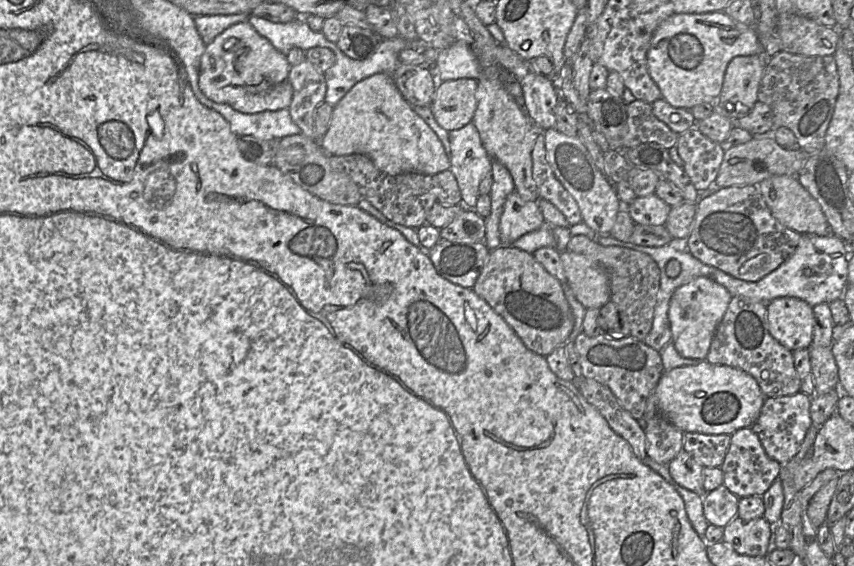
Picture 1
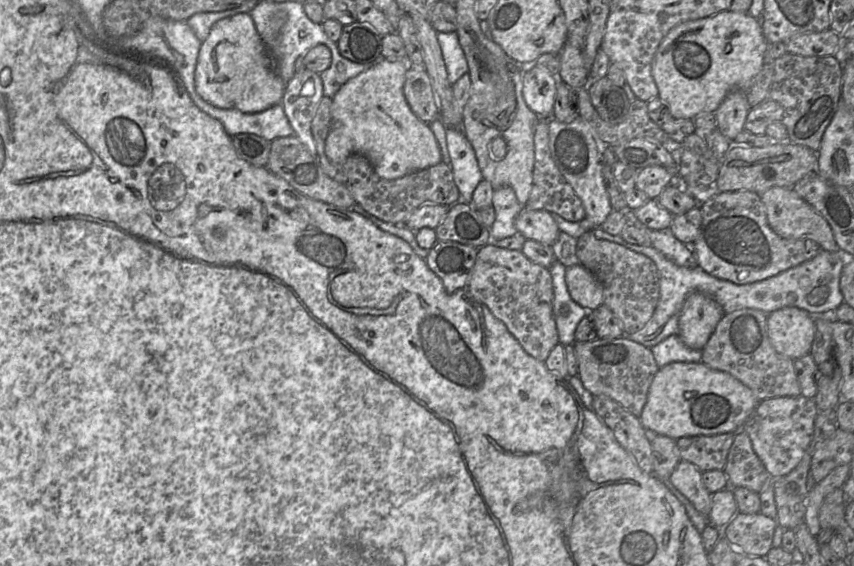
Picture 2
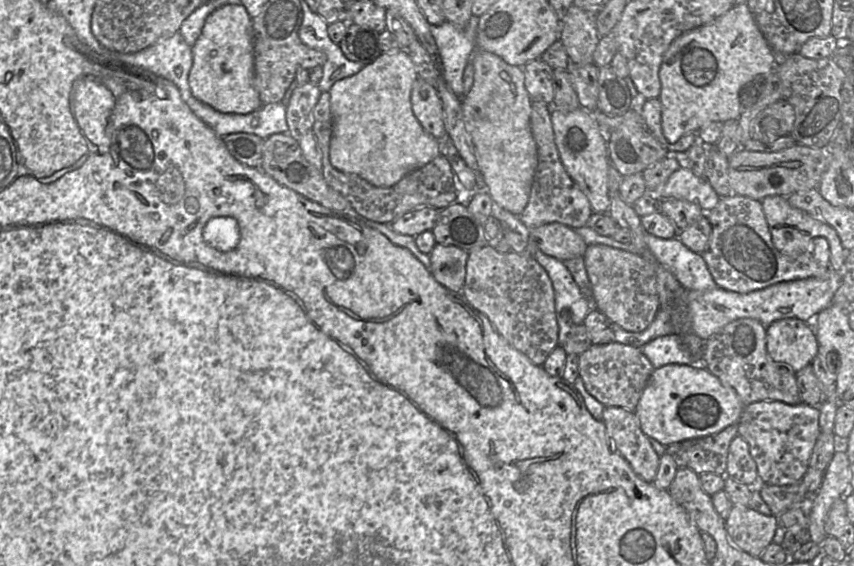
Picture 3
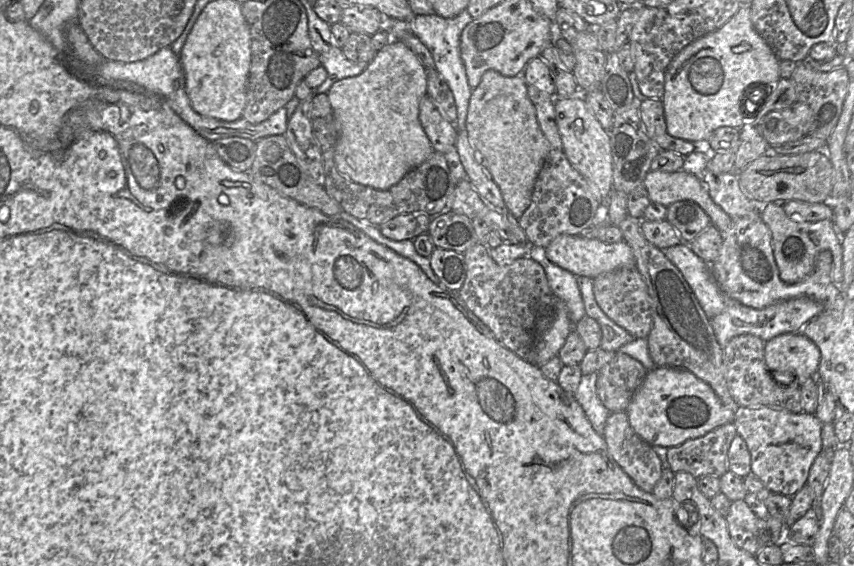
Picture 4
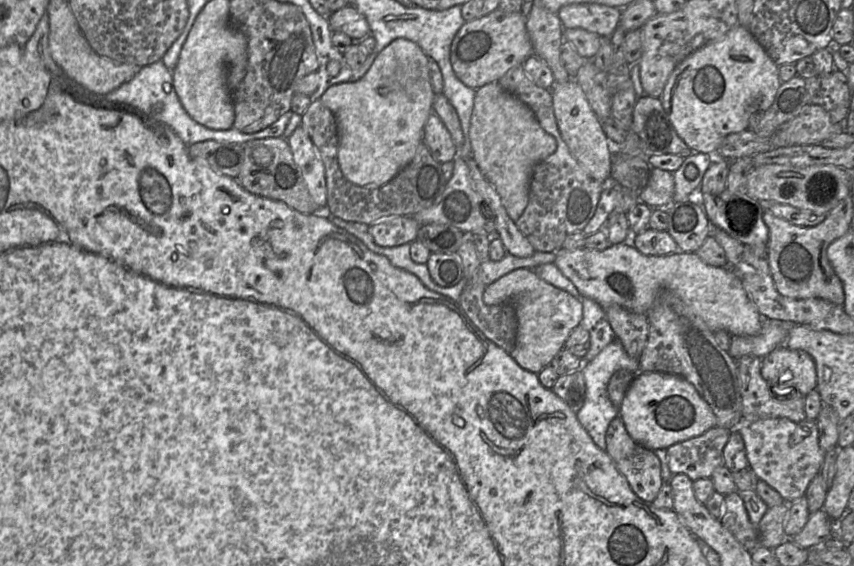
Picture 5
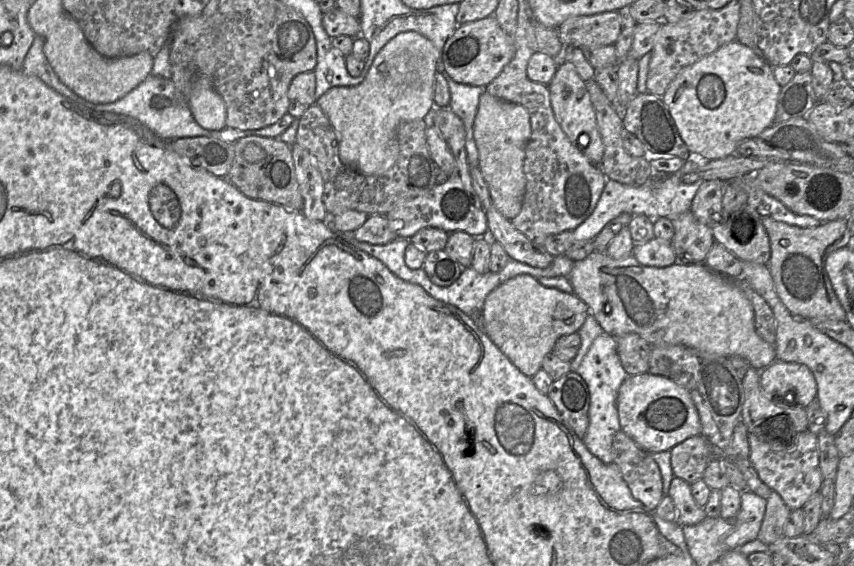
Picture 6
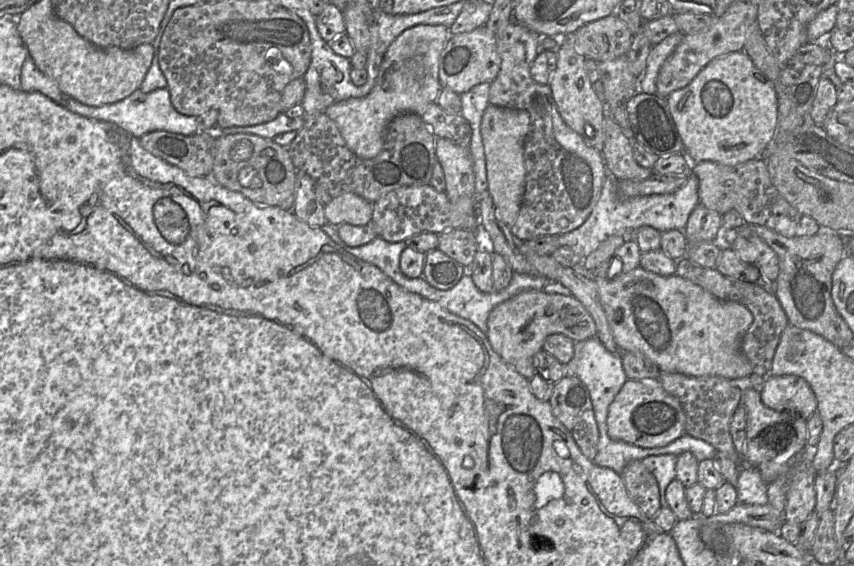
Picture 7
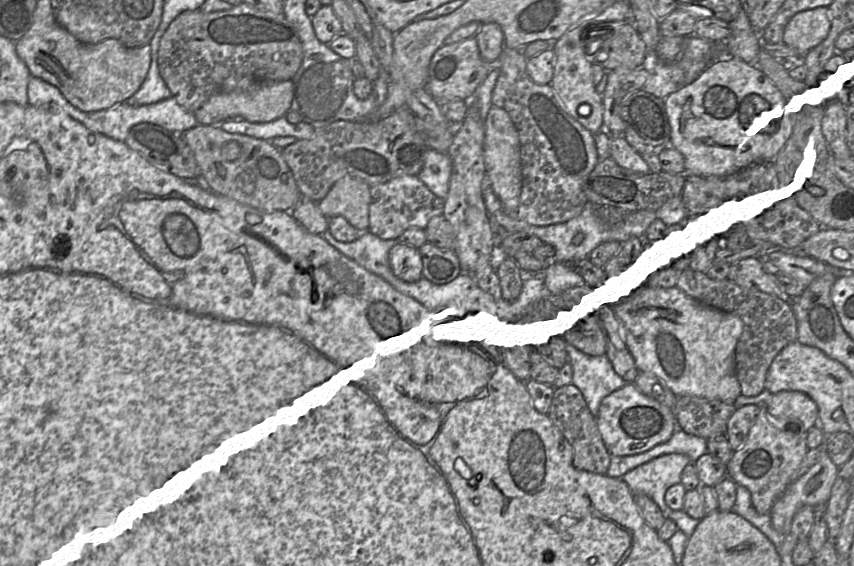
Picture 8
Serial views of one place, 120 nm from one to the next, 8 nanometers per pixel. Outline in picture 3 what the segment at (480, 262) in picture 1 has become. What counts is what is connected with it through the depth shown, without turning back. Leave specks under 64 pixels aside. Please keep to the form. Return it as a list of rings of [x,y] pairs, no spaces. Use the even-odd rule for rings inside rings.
[[[436,244],[429,254],[431,273],[449,290],[462,292],[469,252],[451,245]]]

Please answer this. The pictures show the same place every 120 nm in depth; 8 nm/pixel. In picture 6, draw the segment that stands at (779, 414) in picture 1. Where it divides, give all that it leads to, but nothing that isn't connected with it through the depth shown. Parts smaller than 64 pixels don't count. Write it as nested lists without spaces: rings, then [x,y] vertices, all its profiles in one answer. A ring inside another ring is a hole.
[[[805,430],[798,433],[793,441],[787,443],[768,443],[760,440],[756,435],[748,433],[749,460],[758,474],[760,480],[782,498],[790,509],[802,508],[806,501],[816,492],[820,491],[823,476],[819,467],[818,439],[817,435]]]

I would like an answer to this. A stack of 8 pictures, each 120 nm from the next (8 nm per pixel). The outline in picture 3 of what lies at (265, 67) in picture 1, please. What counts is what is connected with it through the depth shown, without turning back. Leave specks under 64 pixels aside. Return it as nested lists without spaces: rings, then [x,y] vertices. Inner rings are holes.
[[[241,3],[226,4],[214,10],[191,48],[193,64],[188,81],[195,98],[222,113],[247,114],[262,106],[254,86],[252,18]]]

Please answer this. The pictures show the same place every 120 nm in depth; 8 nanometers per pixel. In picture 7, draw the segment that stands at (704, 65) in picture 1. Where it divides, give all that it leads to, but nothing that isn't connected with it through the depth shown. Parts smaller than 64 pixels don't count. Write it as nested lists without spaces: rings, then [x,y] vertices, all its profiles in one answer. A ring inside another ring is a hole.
[[[744,51],[713,59],[690,84],[670,93],[666,101],[691,163],[711,161],[735,166],[763,158],[777,129],[776,91]]]

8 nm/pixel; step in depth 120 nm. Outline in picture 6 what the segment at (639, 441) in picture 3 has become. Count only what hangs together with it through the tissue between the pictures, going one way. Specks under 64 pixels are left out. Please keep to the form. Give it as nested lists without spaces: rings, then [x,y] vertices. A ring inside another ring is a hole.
[[[623,430],[612,443],[613,463],[618,466],[632,496],[655,510],[663,497],[662,477],[651,453],[640,448]]]

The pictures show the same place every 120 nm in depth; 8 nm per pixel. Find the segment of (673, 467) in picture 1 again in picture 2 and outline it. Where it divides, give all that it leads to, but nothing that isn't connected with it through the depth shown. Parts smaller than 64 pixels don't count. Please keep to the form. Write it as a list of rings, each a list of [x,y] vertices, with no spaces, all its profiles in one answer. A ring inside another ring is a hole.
[[[680,460],[670,476],[670,482],[702,515],[708,517],[712,494],[705,488],[702,472],[697,466]]]

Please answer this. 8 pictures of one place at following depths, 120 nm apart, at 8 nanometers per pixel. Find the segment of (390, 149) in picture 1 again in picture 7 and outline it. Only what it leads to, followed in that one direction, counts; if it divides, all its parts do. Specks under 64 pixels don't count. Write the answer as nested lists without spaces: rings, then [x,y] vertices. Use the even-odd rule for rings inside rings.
[[[417,25],[405,30],[386,50],[372,90],[365,97],[339,101],[326,109],[325,114],[336,123],[347,147],[358,158],[371,159],[381,152],[387,126],[395,116],[407,112],[421,116],[431,103],[436,102],[442,87],[439,59],[450,36],[450,29],[444,25]]]

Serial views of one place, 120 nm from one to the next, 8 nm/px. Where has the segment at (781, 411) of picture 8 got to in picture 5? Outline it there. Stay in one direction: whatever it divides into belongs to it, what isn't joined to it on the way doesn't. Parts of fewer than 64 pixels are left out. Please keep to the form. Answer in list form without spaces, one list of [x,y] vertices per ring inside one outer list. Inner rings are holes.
[[[781,345],[761,359],[761,376],[770,385],[779,382],[782,387],[793,387],[804,397],[817,386],[816,365],[812,356],[804,350],[792,350]],[[789,370],[791,380],[780,381],[781,375]]]

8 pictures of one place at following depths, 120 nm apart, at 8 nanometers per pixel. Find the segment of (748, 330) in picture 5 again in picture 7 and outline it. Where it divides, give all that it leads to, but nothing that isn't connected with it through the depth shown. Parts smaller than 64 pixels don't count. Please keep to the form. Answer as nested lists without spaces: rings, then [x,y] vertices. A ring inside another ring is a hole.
[[[640,266],[614,280],[593,280],[597,285],[612,336],[620,351],[640,353],[655,363],[660,371],[670,373],[695,377],[721,376],[730,380],[752,373],[751,363],[740,349],[742,338],[753,322],[752,313],[744,305],[720,300],[676,274],[664,277]]]

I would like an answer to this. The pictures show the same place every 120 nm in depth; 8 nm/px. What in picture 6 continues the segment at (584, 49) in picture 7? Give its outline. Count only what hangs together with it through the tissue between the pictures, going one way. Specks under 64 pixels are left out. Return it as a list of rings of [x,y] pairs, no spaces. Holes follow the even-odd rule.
[[[618,12],[571,16],[558,27],[560,40],[578,48],[614,45],[621,31]]]

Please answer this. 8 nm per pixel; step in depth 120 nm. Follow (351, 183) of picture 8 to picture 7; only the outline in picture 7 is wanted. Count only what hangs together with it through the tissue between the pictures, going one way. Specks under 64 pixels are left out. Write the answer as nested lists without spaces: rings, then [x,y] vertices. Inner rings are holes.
[[[351,192],[343,193],[324,206],[328,224],[365,226],[373,216],[373,203]]]

